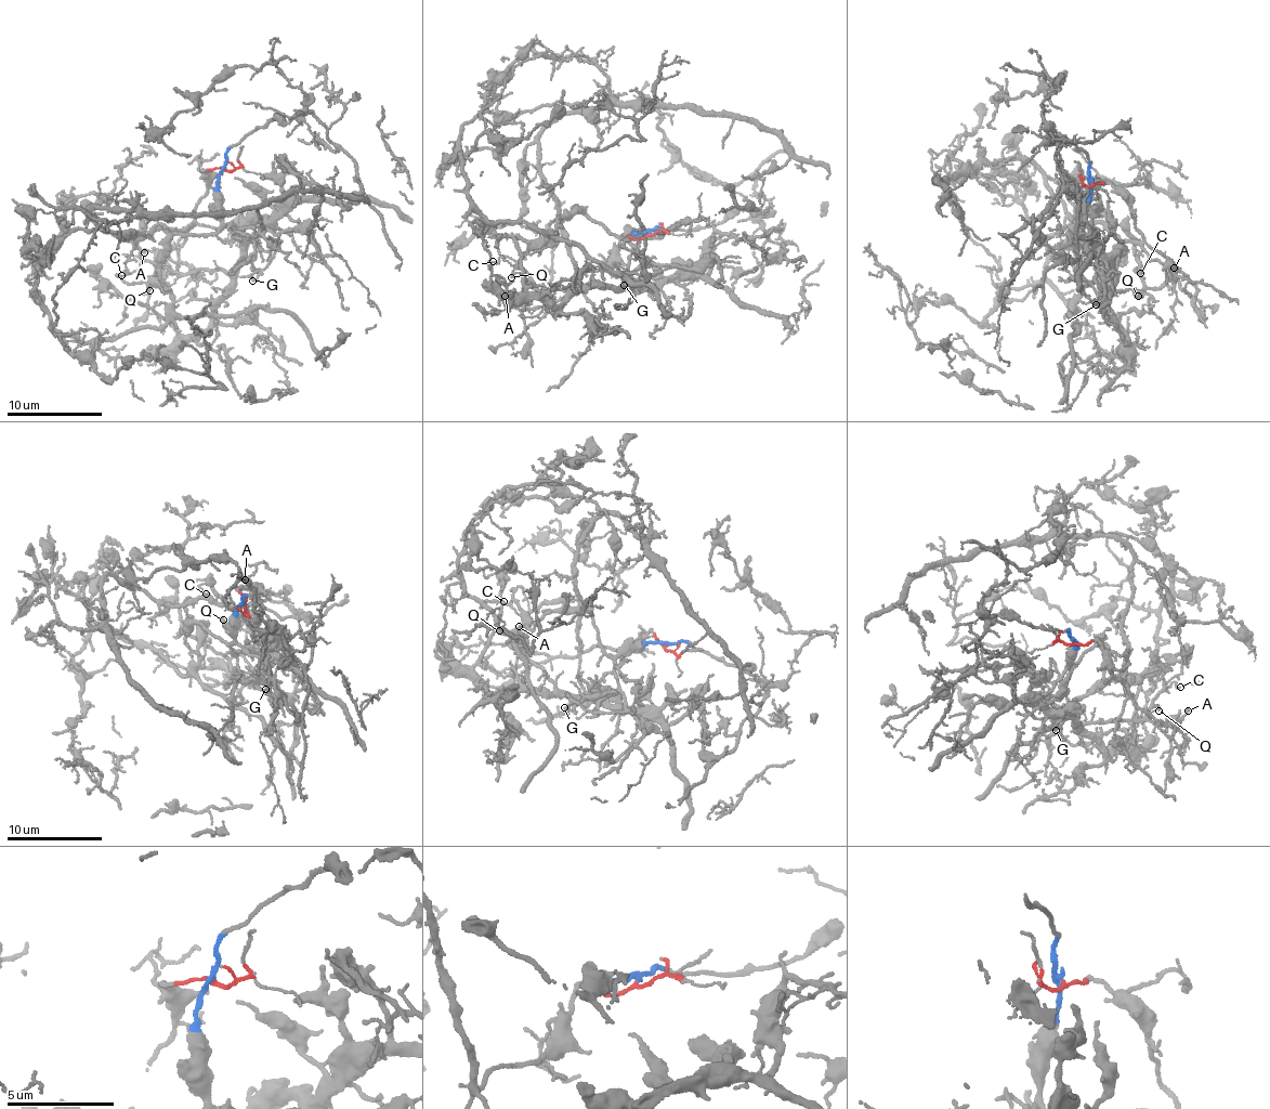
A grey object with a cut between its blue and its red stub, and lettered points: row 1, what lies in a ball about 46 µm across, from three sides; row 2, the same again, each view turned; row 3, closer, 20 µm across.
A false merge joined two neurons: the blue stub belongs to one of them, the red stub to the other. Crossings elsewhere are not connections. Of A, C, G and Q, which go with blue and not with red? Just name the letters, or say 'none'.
A, C, G, Q

